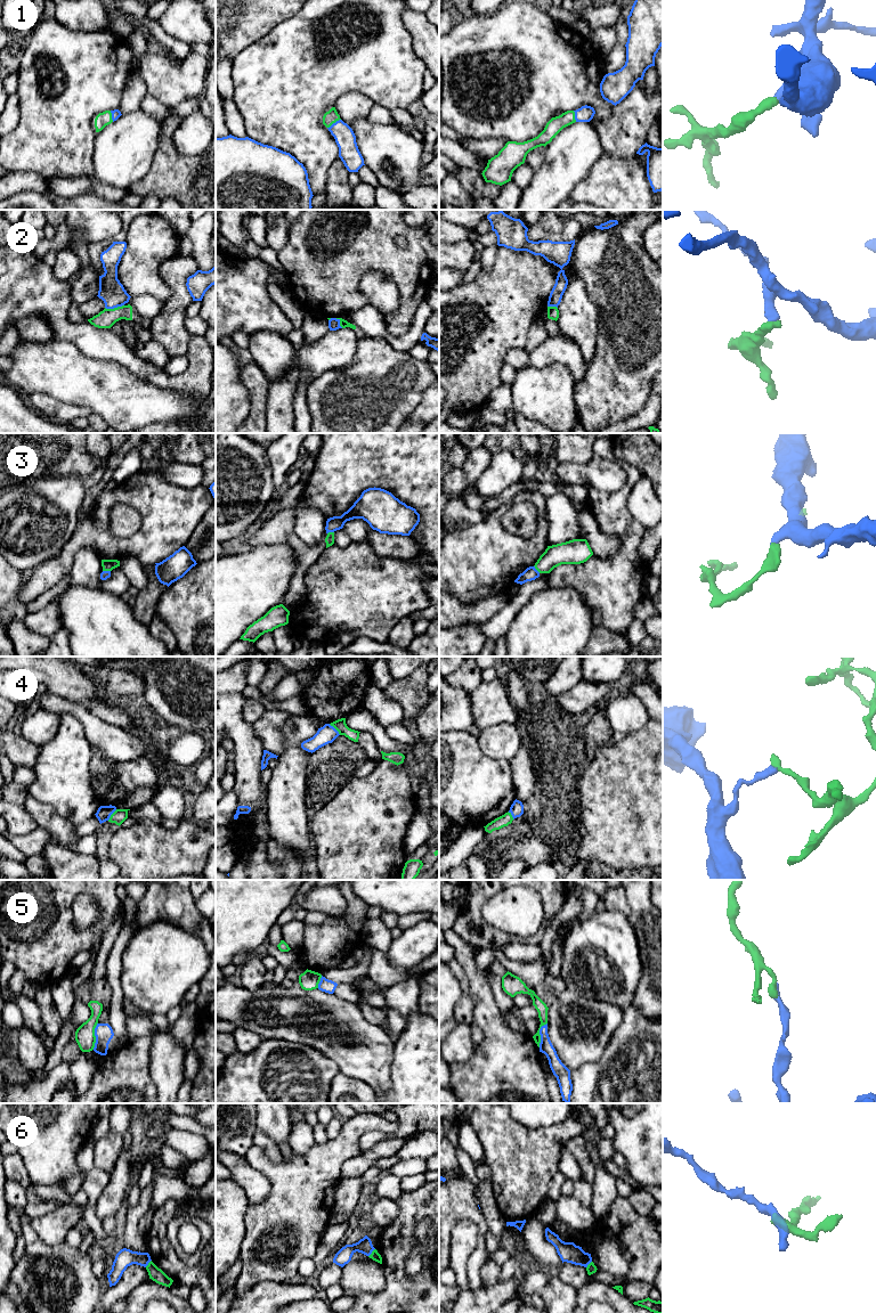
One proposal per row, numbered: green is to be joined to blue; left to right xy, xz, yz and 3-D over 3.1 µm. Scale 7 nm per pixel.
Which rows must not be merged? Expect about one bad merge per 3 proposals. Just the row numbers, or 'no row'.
2, 3, 4, 5, 6

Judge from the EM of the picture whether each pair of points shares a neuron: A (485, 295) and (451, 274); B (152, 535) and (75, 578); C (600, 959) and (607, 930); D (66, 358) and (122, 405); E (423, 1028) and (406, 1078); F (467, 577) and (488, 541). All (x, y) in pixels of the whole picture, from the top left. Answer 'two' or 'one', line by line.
A: two
B: two
C: one
D: one
E: one
F: one

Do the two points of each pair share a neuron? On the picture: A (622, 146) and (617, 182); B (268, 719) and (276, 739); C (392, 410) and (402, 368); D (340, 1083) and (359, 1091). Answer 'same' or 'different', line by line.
A: different
B: same
C: same
D: same

